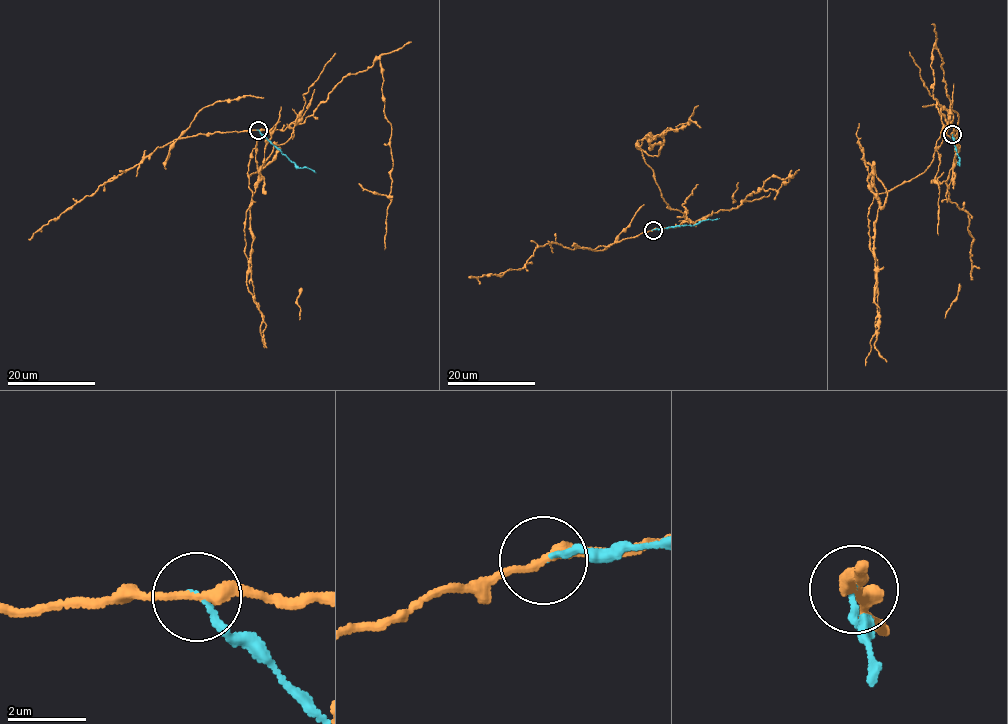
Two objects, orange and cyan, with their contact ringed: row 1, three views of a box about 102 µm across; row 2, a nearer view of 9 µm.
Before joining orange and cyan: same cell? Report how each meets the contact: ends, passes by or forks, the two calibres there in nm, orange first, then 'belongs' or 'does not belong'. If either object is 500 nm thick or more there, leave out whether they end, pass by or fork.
orange passes by; cyan ends; calibres 260 and 120 nm; does not belong

